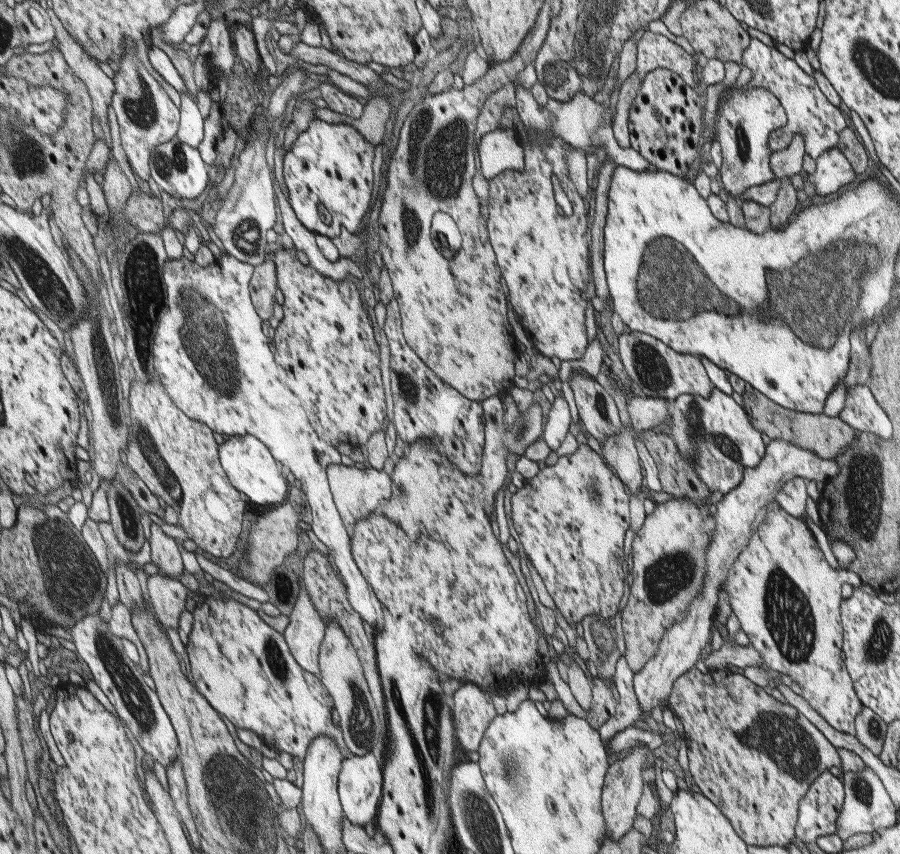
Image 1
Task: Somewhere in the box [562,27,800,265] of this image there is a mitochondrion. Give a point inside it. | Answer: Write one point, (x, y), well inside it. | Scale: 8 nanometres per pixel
(742, 145)

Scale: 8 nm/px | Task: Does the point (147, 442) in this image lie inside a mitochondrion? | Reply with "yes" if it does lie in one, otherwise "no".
yes

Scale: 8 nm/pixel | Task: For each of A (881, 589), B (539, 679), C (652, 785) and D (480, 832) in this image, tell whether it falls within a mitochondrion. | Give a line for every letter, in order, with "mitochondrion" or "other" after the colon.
A: other
B: other
C: other
D: mitochondrion

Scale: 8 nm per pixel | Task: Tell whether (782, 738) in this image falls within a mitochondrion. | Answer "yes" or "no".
yes

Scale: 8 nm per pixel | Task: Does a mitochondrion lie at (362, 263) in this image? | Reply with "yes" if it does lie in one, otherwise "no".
no

